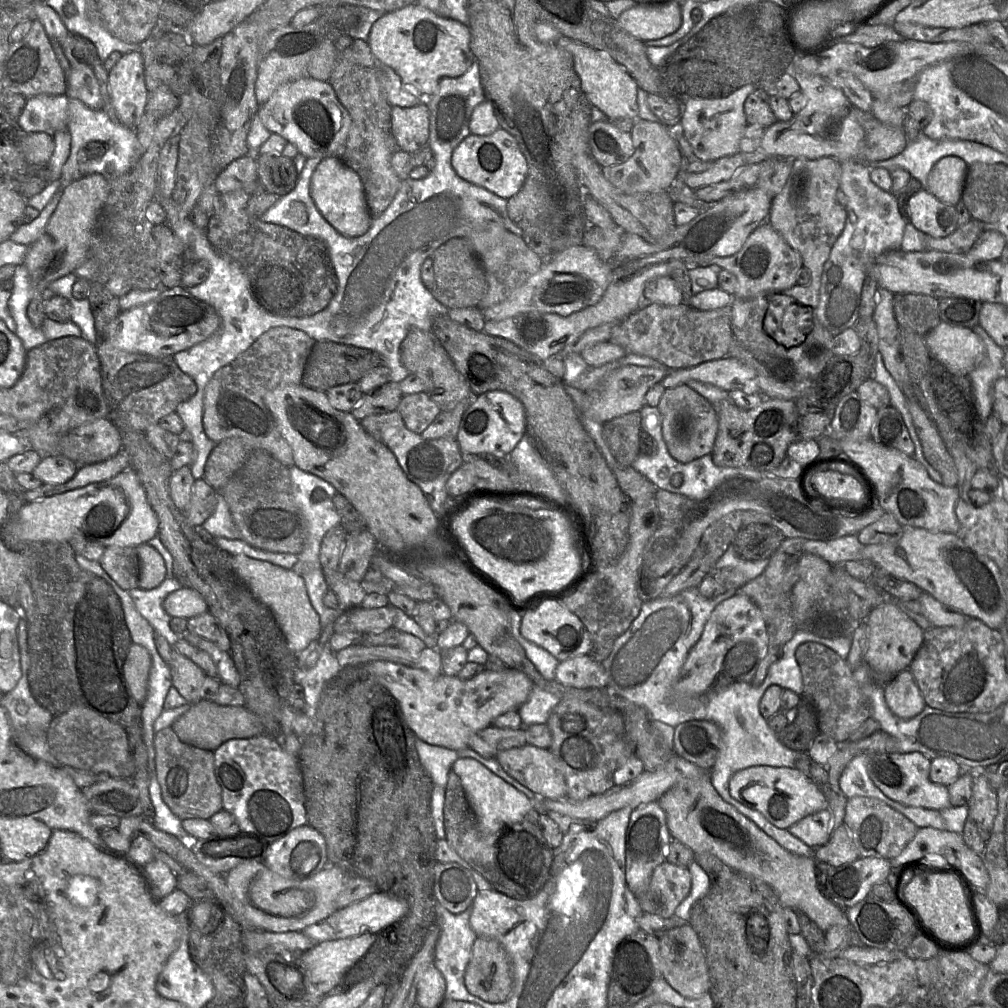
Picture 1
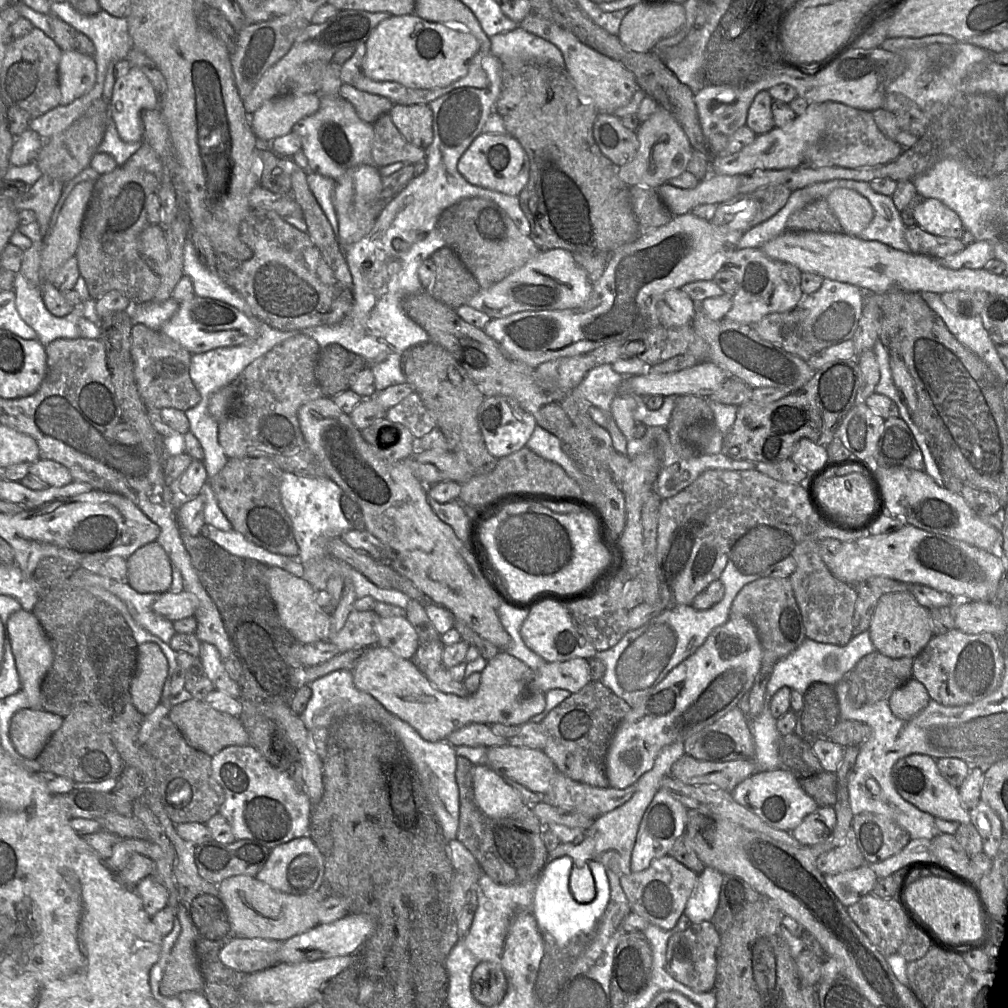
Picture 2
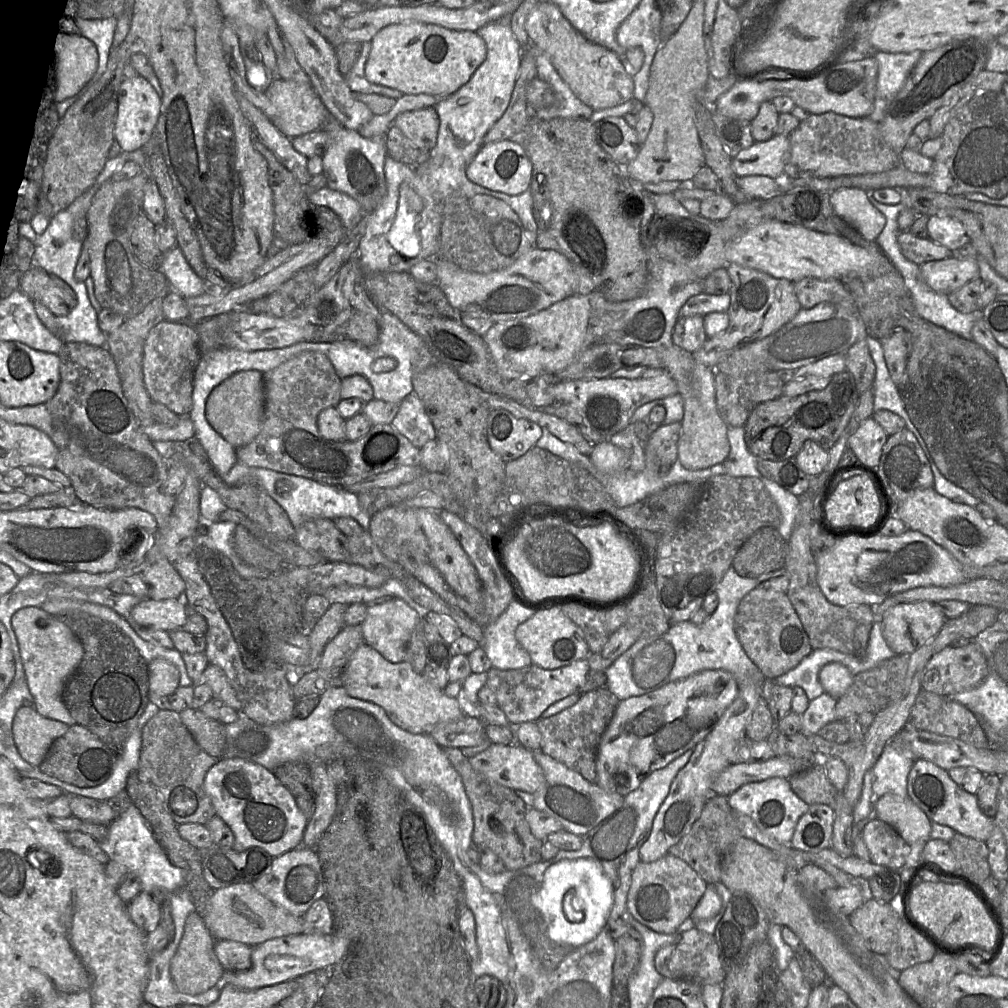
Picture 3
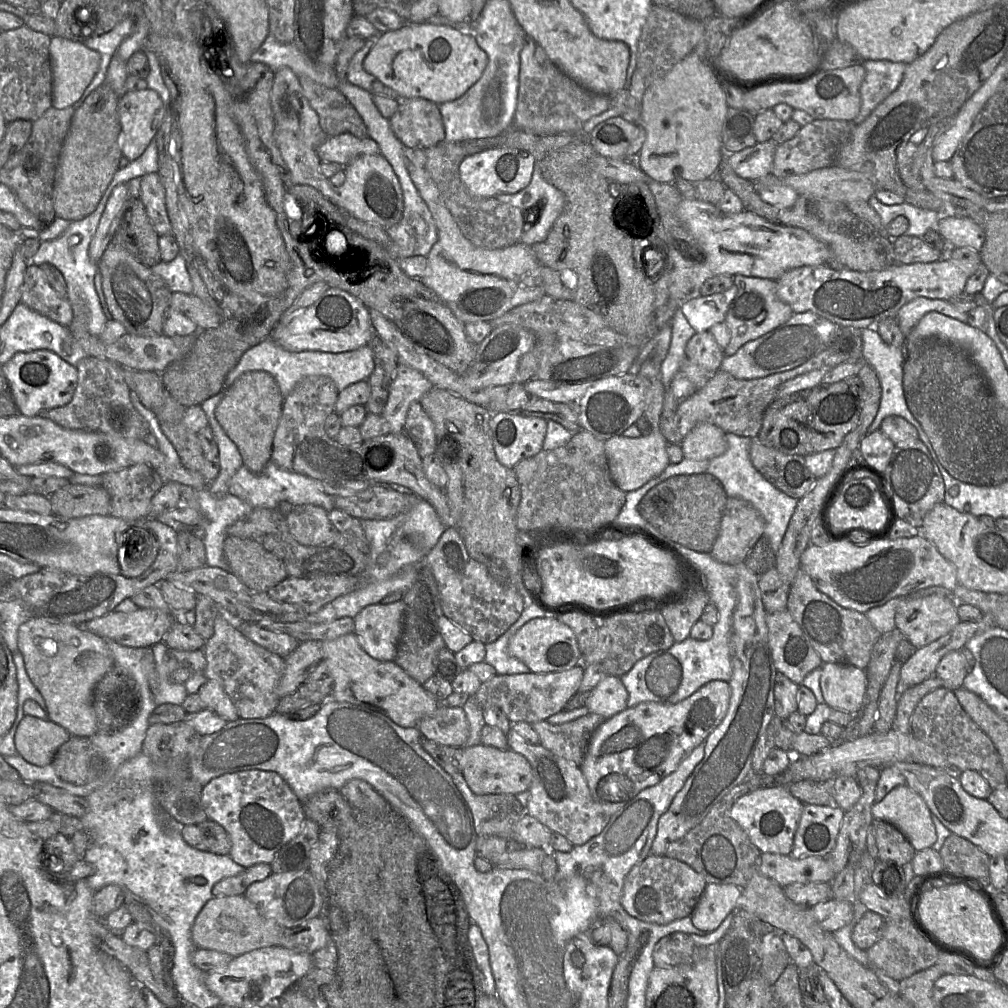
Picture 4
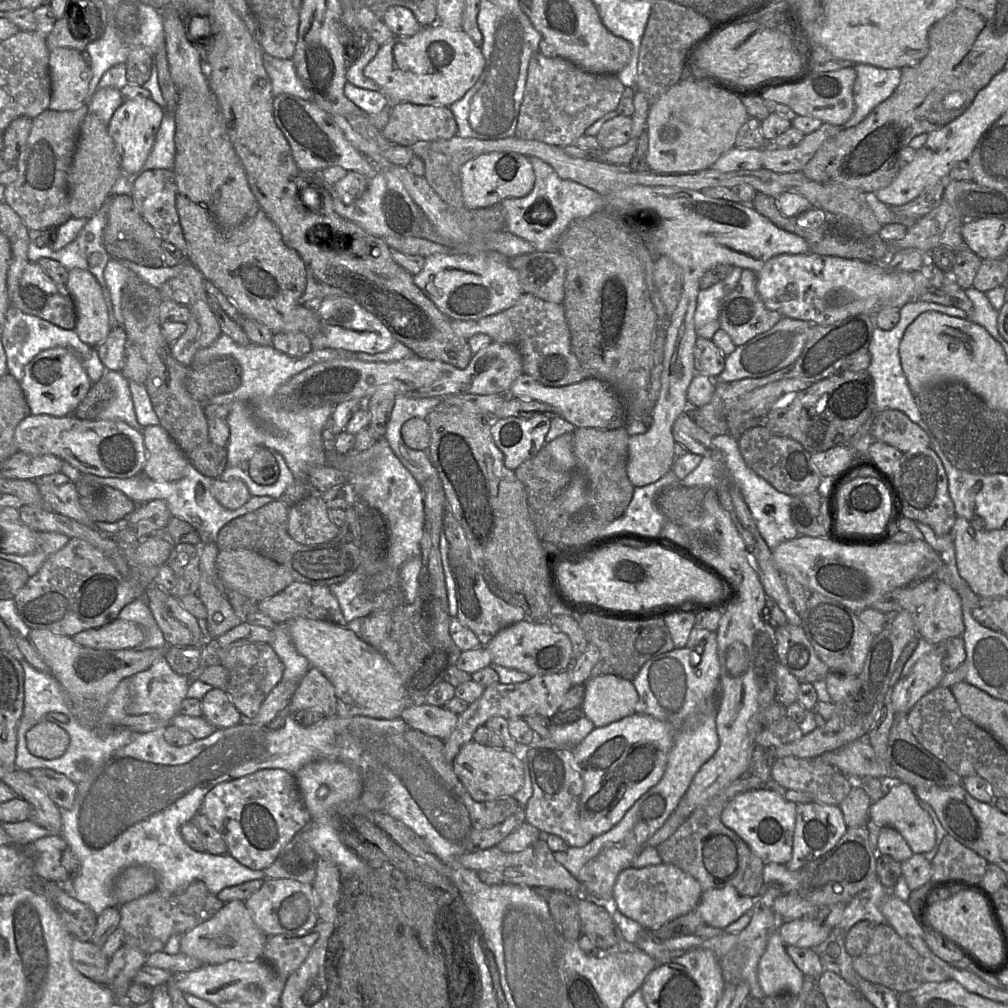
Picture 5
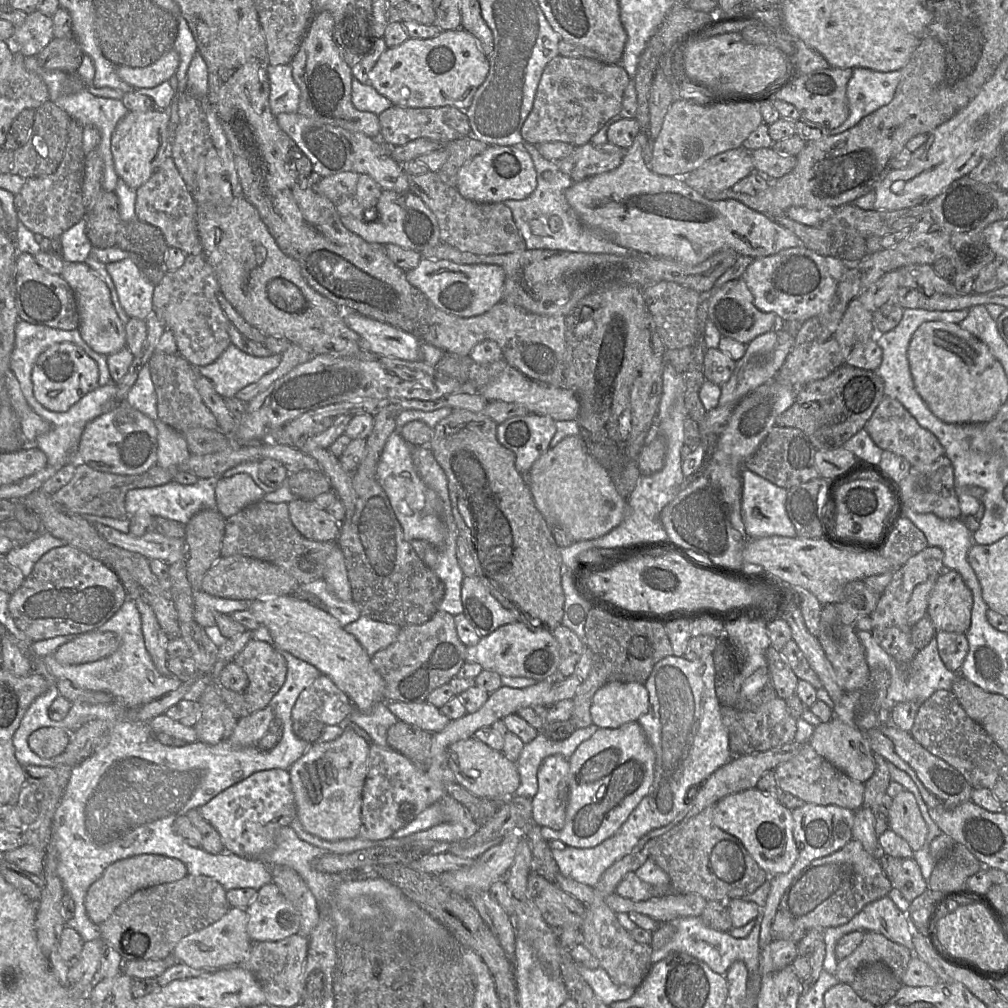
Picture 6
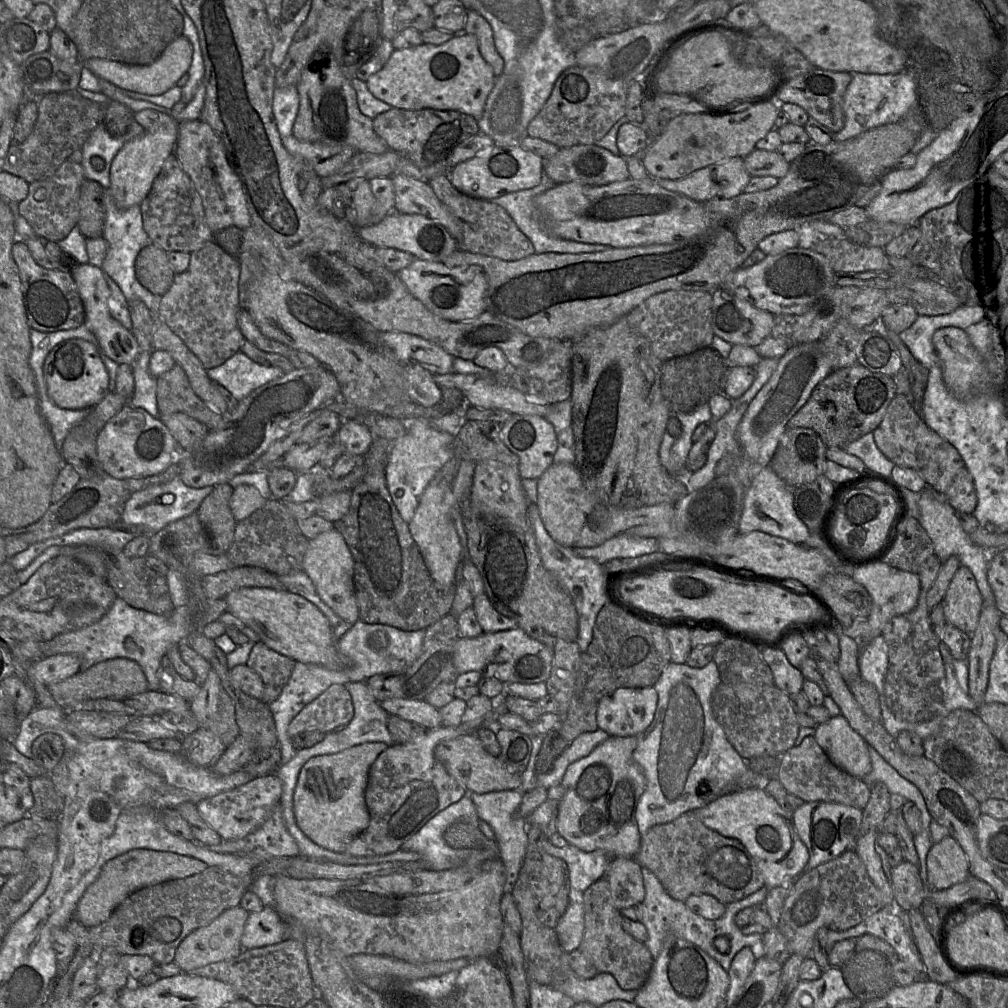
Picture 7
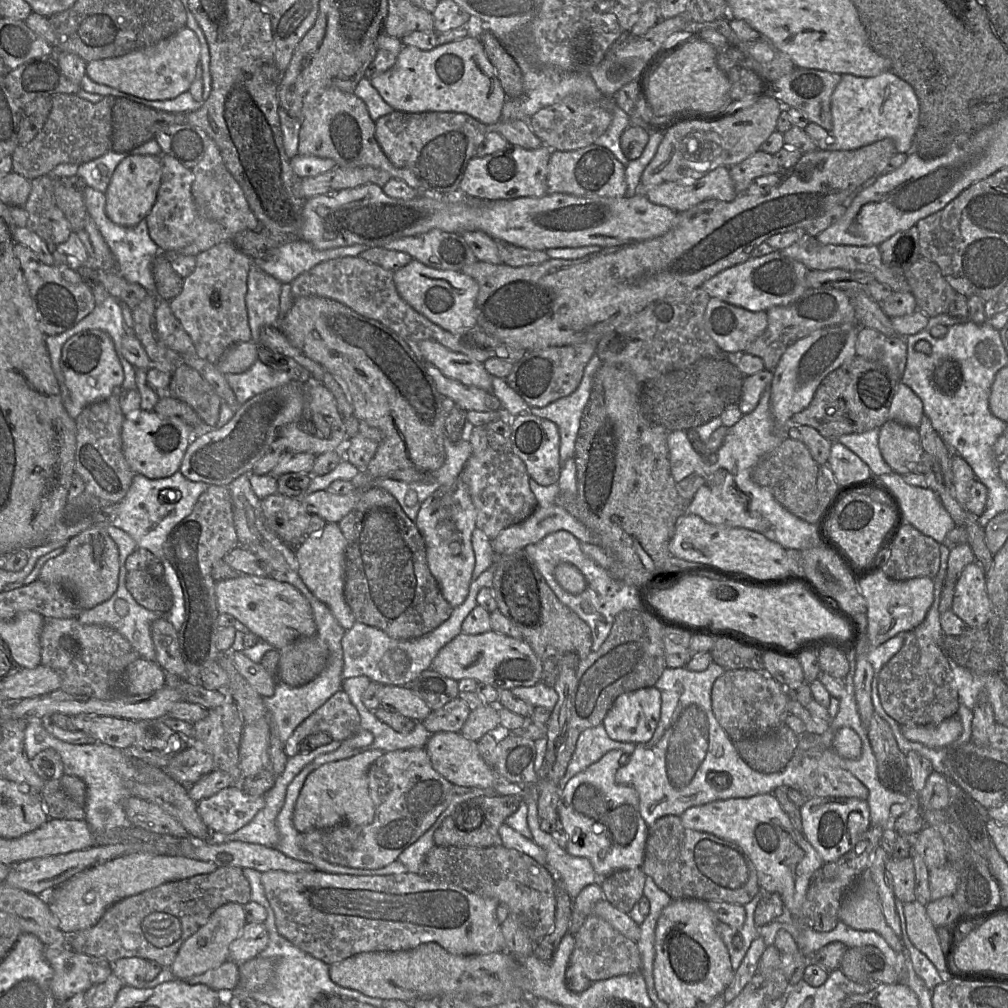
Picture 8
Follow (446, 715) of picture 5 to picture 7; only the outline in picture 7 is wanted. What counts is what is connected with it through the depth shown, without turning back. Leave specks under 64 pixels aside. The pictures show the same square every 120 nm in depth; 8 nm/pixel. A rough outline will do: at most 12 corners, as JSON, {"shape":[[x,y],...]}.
{"shape":[[391,698],[379,703],[390,715],[426,729],[443,725],[426,700]]}

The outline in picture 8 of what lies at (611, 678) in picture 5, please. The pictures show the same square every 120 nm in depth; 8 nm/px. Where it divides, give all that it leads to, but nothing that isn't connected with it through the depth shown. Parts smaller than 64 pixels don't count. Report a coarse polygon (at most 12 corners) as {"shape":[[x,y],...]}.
{"shape":[[651,686],[618,696],[602,724],[611,739],[652,738],[661,693]]}

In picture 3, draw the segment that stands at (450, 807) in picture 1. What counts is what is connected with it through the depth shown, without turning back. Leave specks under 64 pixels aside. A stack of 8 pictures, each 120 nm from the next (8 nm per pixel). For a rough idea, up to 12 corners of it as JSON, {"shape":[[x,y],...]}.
{"shape":[[442,747],[462,779],[472,843],[506,870],[542,861],[527,805],[487,781],[459,748]]}

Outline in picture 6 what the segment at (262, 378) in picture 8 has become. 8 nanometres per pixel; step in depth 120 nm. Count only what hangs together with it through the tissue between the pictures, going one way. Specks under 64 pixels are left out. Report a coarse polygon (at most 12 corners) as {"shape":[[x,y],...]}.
{"shape":[[231,343],[198,370],[222,398],[277,368],[281,355],[253,357]]}

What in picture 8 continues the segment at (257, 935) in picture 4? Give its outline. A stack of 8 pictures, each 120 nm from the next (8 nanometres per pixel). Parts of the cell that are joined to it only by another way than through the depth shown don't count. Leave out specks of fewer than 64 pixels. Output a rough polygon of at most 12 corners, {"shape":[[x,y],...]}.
{"shape":[[243,905],[217,908],[170,967],[186,980],[227,961]]}

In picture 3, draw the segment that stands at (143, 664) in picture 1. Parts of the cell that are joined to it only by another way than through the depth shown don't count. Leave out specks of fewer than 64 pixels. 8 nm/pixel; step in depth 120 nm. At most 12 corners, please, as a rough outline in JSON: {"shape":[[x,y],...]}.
{"shape":[[157,658],[148,664],[150,695],[169,696],[179,672]]}

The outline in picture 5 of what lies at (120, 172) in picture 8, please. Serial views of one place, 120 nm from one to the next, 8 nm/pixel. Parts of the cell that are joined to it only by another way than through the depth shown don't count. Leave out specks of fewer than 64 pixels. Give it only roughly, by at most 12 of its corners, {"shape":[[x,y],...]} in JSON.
{"shape":[[124,101],[108,124],[123,173],[143,170],[166,109]]}

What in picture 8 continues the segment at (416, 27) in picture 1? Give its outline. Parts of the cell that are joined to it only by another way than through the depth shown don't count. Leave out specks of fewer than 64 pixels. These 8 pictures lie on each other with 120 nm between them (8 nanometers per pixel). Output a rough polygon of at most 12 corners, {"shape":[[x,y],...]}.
{"shape":[[477,36],[403,46],[370,79],[394,110],[488,127],[507,96]]}

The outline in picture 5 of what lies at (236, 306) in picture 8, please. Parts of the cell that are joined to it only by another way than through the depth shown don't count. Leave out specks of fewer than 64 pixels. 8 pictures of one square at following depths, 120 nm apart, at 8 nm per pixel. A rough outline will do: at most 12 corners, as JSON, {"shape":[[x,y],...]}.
{"shape":[[187,261],[160,288],[163,300],[185,306],[186,331],[170,345],[189,367],[222,334],[200,270]]}

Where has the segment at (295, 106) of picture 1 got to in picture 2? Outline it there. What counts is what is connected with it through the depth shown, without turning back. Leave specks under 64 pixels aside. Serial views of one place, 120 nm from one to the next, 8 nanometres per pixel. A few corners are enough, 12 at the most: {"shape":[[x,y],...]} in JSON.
{"shape":[[341,95],[293,129],[310,171],[372,165],[373,126]]}

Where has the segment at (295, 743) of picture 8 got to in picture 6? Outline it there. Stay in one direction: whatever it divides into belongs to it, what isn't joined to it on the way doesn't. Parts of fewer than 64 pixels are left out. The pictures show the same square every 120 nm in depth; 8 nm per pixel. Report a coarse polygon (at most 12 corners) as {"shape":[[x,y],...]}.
{"shape":[[321,674],[297,698],[294,722],[342,725],[348,696]]}

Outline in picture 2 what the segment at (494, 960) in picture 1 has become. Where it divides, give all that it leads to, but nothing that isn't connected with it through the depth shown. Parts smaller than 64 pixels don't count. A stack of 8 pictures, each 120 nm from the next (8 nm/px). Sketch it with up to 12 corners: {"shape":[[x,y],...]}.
{"shape":[[480,962],[471,978],[473,997],[500,1004],[508,990],[503,969]]}

